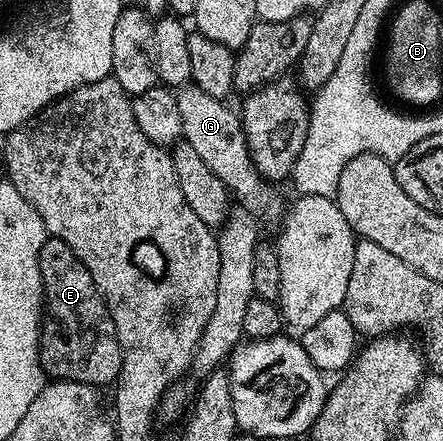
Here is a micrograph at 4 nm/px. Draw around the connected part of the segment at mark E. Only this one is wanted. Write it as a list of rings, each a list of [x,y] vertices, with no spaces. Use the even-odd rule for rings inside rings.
[[[49,237],[46,238],[43,249],[39,249],[39,273],[41,274],[41,293],[43,296],[43,318],[41,320],[41,370],[45,372],[50,380],[66,379],[76,383],[92,383],[94,387],[104,388],[104,383],[116,384],[117,375],[121,372],[121,346],[117,340],[115,321],[109,316],[109,310],[105,304],[104,297],[99,293],[95,281],[91,281],[91,273],[87,273],[87,265],[75,257],[75,253],[63,241]]]

